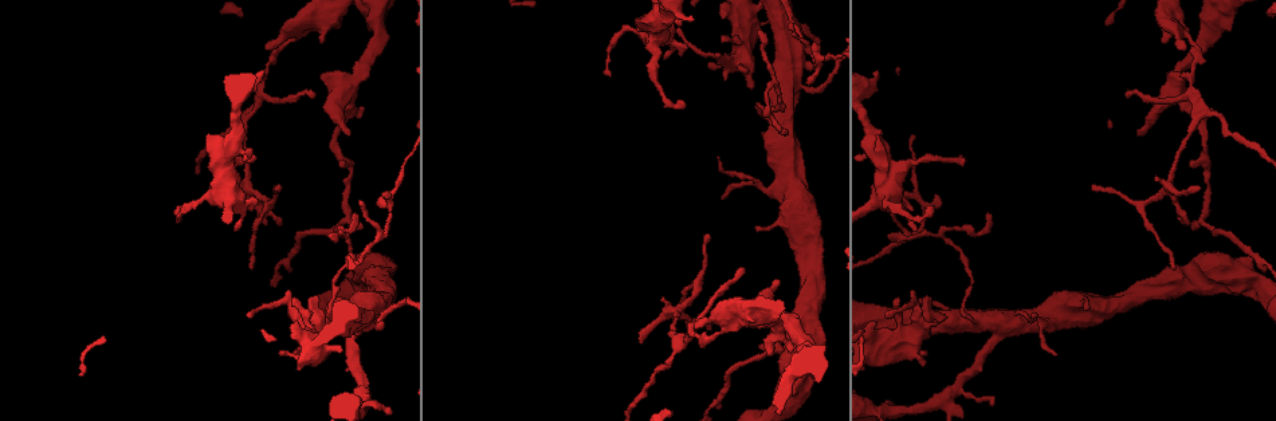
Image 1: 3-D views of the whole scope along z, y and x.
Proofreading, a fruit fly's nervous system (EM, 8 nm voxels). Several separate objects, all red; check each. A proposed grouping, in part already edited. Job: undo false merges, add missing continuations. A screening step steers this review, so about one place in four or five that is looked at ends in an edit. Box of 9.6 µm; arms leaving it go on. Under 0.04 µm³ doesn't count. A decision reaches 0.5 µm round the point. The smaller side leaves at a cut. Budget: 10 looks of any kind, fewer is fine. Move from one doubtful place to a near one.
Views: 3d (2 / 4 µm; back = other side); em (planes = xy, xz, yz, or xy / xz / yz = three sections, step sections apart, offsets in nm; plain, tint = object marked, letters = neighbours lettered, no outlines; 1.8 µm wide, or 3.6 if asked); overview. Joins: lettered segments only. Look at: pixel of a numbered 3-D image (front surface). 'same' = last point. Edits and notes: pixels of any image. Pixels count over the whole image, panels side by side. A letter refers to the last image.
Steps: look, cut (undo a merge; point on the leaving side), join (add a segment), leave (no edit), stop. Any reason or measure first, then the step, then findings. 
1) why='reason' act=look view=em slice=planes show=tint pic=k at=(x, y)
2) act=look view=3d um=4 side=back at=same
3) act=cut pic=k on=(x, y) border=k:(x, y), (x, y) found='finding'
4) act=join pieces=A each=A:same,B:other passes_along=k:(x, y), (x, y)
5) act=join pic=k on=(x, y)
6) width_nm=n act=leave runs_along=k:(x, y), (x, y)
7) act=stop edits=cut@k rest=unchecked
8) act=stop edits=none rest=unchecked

why='branch stops here' act=look view=em slice=xy step=8 show=letters pic=1 at=(280, 224)

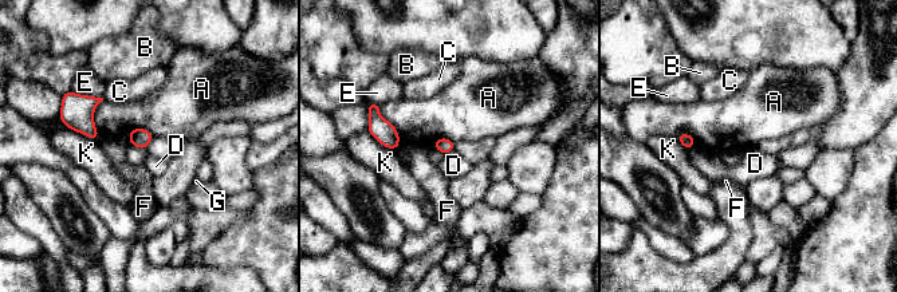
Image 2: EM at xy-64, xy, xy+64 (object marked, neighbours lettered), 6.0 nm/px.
width_nm=90 act=leave each=A:other,B:other,C:other,D:other,E:other,F:other,G:other,K:other found='no lettered segment goes on from it'

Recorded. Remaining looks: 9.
why='free end' act=look view=3d um=4 pic=1 at=(349, 136)

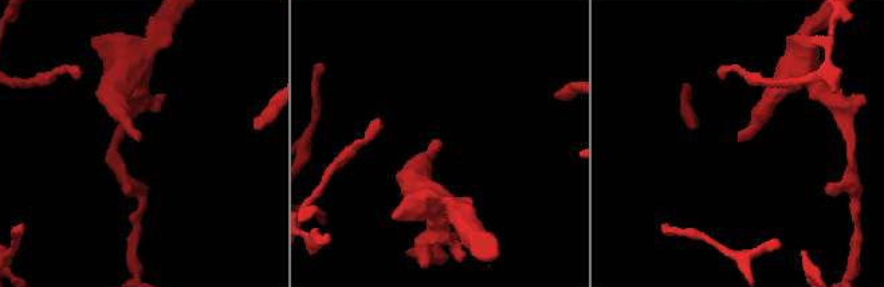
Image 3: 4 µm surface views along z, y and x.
act=look view=em slice=xy step=16 show=letters pic=3 at=(140, 138)

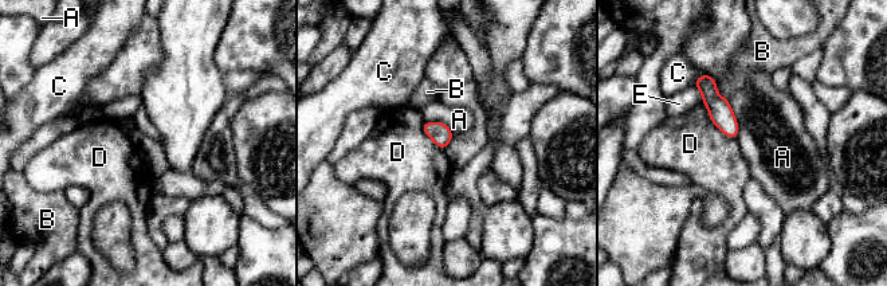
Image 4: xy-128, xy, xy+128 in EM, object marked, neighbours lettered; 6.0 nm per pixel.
act=leave each=A:other,B:other,C:other,D:other,E:other border=4:(727, 100), (737, 121), (736, 138) found='none of them fits'

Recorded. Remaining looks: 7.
why='free end' act=look view=em slice=planes show=letters pic=1 at=(265, 71)

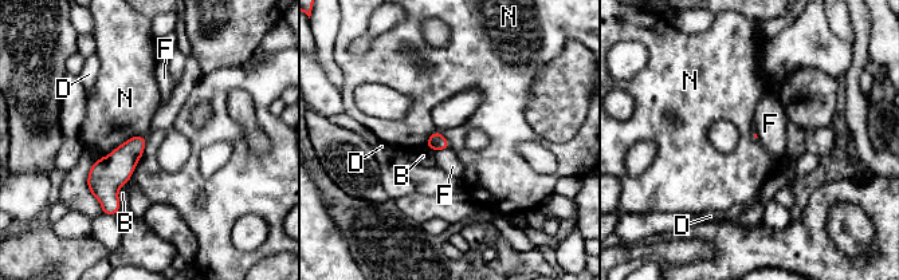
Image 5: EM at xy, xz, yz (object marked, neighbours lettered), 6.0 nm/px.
longest_contact=N:320nm act=leave each=B:other,D:other,F:other,N:other border=5:(144, 135), (144, 153), (124, 185) found='no lettered segment goes on from it'

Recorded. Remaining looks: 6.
why='sudden change in width' act=look view=em slice=xy step=4 show=tint pic=1 at=(330, 315)

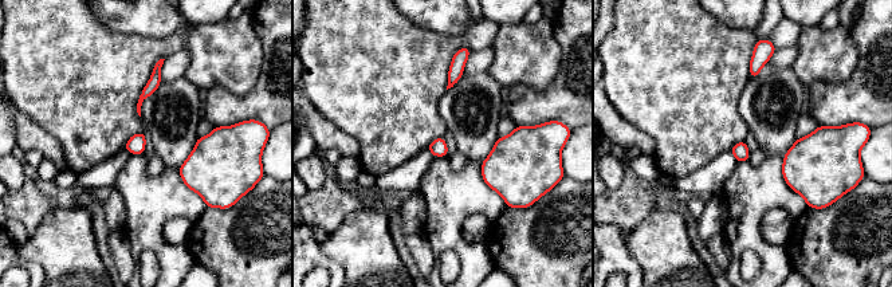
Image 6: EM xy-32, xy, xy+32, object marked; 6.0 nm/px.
why='another direction' act=look view=em slice=planes show=letters at=same

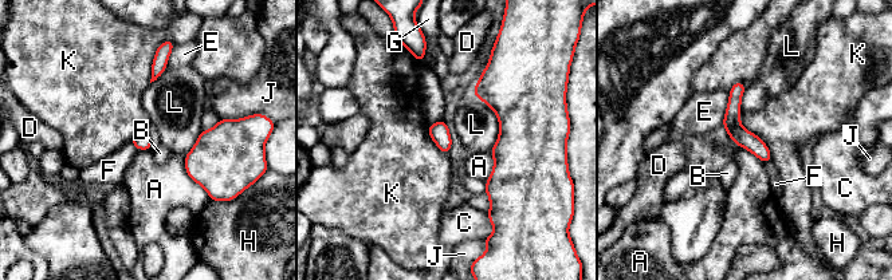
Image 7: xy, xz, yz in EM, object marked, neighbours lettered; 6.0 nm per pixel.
width_nm=100 act=leave each=A:other,B:other,C:other,D:other,E:other,F:other,G:other,H:other,J:other,K:other,L:other found='continuous, no second neuron'

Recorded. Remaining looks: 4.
act=stop edits=none rest=unchecked

